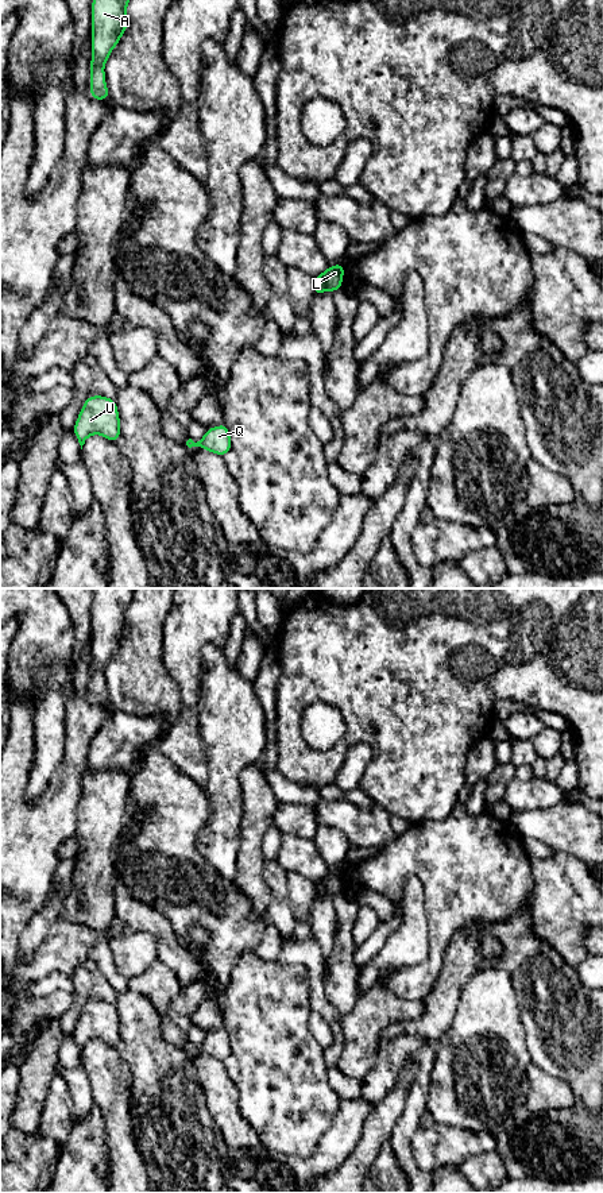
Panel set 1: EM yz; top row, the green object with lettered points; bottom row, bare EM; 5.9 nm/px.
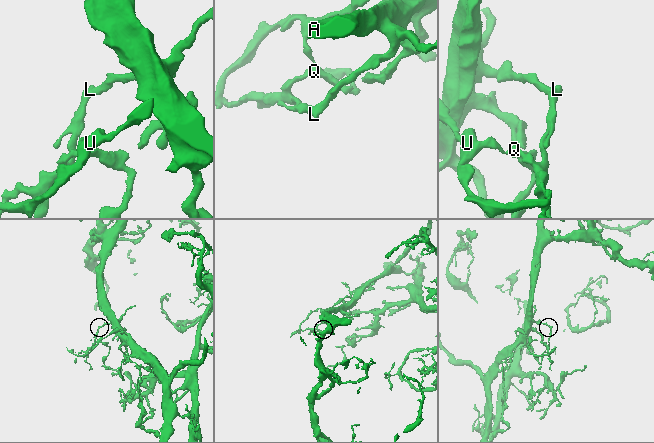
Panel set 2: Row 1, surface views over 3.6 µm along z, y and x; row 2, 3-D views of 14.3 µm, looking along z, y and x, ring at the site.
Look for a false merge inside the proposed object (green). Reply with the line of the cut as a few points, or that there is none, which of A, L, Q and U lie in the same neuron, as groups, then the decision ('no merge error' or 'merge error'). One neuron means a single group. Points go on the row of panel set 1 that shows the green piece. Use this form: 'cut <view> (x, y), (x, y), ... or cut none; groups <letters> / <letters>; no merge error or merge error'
cut yz (319, 275), (332, 290); groups A L / Q U; merge error

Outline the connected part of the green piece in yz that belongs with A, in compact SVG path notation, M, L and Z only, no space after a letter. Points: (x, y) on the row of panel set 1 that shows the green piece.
M130 0L92 1L92 59L90 99L107 100L109 92L105 82L104 65L128 27L127 5Z

